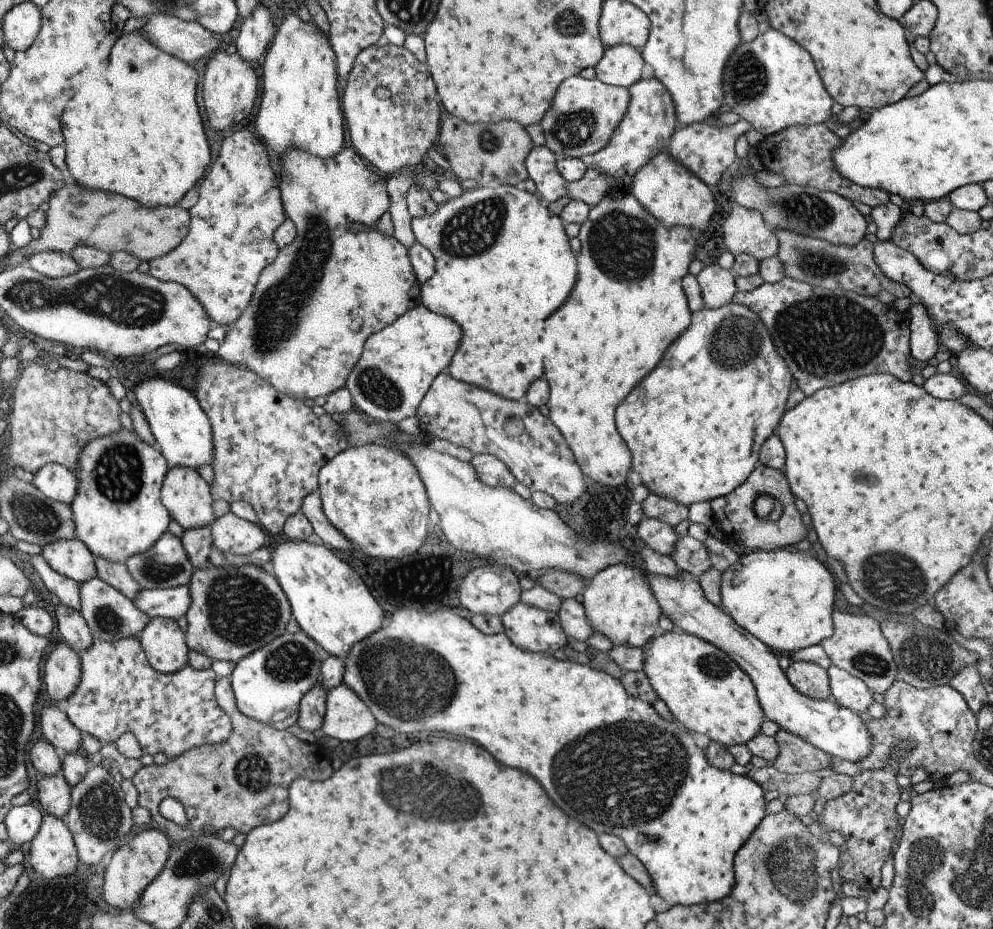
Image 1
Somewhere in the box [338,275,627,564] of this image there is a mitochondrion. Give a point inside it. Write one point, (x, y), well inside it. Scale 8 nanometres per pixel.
(376, 387)

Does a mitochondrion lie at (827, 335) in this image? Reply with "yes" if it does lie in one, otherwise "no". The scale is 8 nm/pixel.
yes

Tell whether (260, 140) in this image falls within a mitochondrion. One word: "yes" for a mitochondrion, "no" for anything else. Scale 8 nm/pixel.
no

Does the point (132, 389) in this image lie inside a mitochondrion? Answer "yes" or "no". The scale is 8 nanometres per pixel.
no

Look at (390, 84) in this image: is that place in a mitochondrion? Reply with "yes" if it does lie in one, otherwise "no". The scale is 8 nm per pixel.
no

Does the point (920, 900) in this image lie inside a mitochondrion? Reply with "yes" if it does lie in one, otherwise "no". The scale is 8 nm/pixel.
yes

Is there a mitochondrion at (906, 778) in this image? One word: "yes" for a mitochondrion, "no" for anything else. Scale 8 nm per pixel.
no

